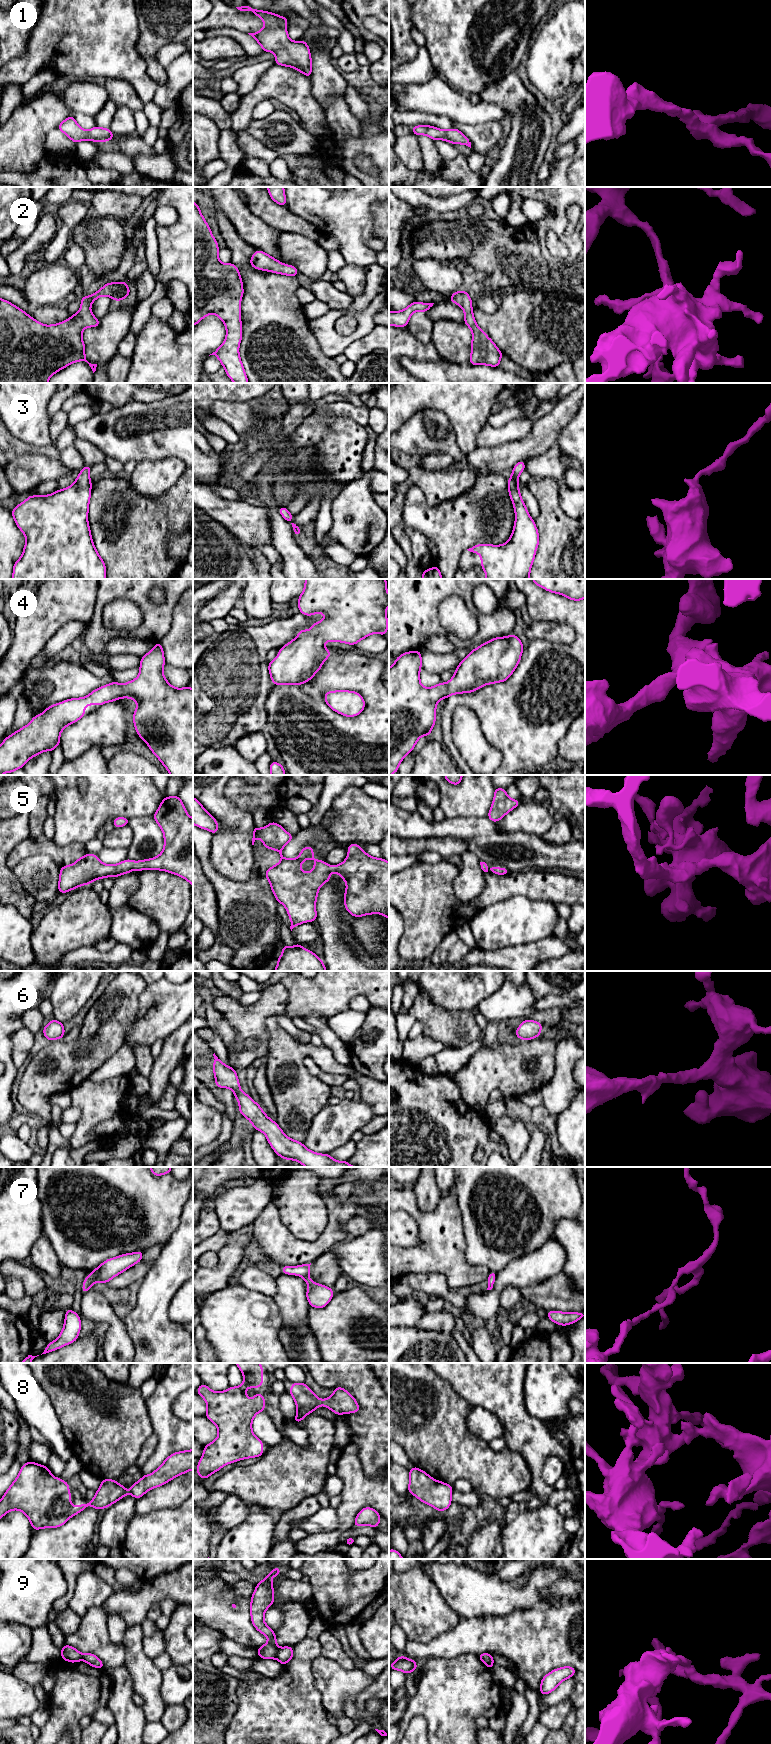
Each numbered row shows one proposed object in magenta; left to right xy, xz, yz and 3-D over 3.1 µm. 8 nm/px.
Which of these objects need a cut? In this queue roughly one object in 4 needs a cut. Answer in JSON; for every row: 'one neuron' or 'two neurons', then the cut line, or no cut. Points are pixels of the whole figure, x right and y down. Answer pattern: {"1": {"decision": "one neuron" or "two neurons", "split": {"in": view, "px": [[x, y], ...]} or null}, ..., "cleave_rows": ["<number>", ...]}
{"1": {"decision": "one neuron", "split": null}, "2": {"decision": "one neuron", "split": null}, "3": {"decision": "one neuron", "split": null}, "4": {"decision": "one neuron", "split": null}, "5": {"decision": "one neuron", "split": null}, "6": {"decision": "one neuron", "split": null}, "7": {"decision": "one neuron", "split": null}, "8": {"decision": "one neuron", "split": null}, "9": {"decision": "two neurons", "split": {"in": "xz", "px": [[279, 1648], [275, 1658]]}}, "cleave_rows": ["9"]}

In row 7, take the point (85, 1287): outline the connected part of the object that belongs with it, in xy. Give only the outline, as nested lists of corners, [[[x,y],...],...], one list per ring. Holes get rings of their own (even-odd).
[[[144,1251],[127,1253],[114,1258],[107,1259],[100,1264],[91,1274],[85,1277],[82,1286],[82,1294],[86,1293],[94,1283],[108,1283],[112,1278],[121,1274],[131,1266],[139,1263]]]

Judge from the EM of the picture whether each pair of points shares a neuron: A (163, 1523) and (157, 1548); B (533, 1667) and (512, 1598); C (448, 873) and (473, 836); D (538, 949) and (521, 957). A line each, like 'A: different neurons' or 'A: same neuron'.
A: same neuron
B: different neurons
C: different neurons
D: same neuron

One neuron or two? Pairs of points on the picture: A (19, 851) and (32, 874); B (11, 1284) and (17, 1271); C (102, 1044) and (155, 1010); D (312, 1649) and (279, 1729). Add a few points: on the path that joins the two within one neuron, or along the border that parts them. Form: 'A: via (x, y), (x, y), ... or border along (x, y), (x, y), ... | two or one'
A: border along (47, 854), (34, 854), (26, 857), (12, 869) | two
B: border along (11, 1276), (14, 1276), (22, 1283), (27, 1294) | two
C: border along (138, 1004), (123, 1043) | two
D: via (299, 1669), (288, 1709) | one

